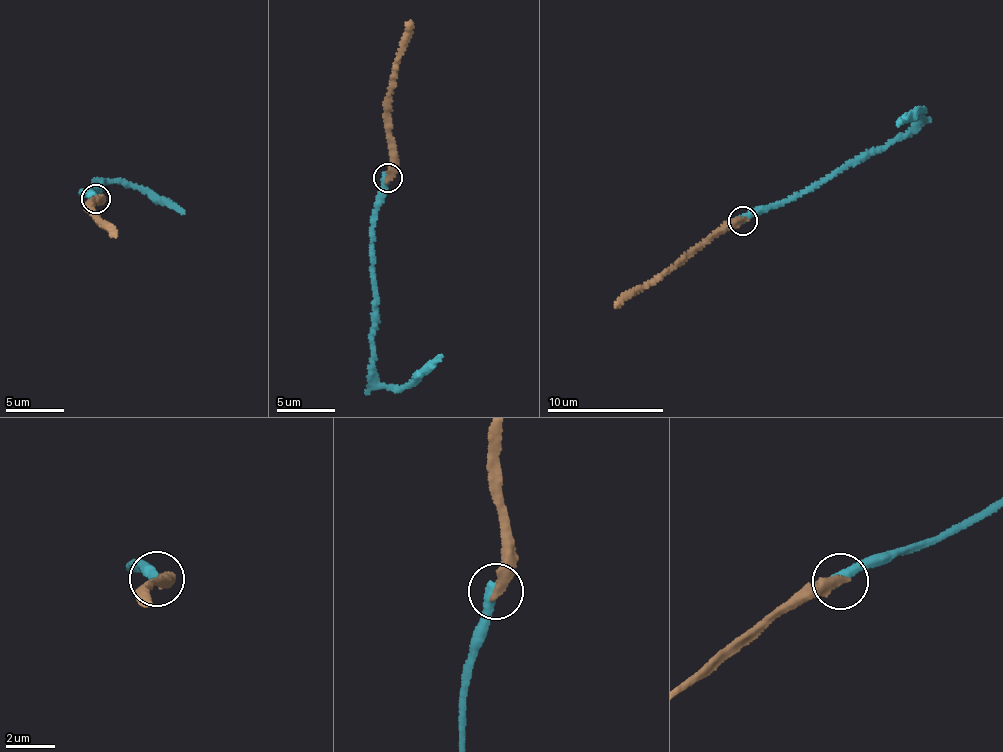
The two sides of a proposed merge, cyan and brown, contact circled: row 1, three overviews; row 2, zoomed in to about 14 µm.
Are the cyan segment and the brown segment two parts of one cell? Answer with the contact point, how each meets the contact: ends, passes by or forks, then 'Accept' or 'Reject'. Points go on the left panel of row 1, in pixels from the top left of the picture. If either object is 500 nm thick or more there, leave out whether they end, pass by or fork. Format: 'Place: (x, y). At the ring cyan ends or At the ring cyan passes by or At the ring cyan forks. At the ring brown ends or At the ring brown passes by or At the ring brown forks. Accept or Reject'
Place: (95, 199). At the ring cyan ends. At the ring brown ends. Reject

